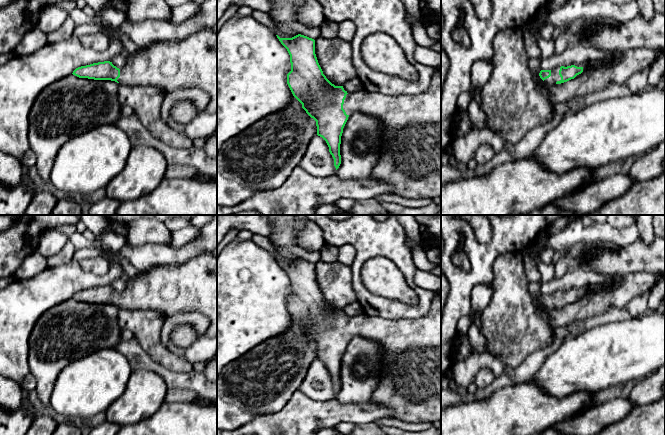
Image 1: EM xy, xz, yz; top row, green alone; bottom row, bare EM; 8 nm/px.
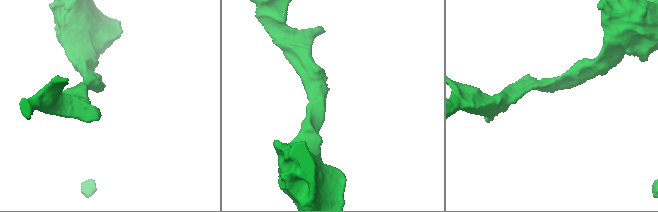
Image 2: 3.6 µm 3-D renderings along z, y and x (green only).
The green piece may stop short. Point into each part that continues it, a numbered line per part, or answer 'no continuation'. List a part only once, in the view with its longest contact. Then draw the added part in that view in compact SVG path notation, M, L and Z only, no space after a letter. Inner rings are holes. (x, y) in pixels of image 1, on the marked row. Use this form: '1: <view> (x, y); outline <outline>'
1: xz (410, 161); outline M441 66L433 68L431 85L423 94L388 96L362 89L348 93L343 104L347 115L359 111L374 116L382 122L382 153L370 177L389 183L394 188L393 194L404 198L441 198Z

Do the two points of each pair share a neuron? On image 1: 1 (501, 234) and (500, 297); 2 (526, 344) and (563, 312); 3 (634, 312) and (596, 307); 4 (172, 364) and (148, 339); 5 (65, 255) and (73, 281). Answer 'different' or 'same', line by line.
1: different
2: different
3: different
4: same
5: different

